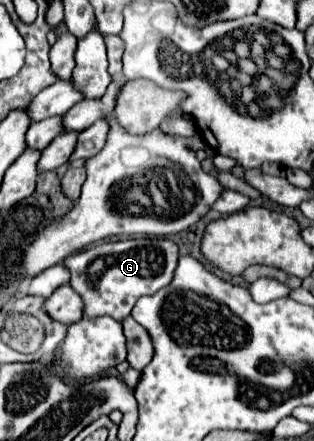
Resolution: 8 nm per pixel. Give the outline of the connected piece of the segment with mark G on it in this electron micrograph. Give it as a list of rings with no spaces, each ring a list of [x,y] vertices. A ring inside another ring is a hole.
[[[126,239],[116,243],[98,243],[70,255],[64,265],[70,269],[70,285],[84,299],[84,317],[112,315],[122,321],[130,315],[140,295],[152,295],[166,287],[178,263],[178,245],[170,239]]]

